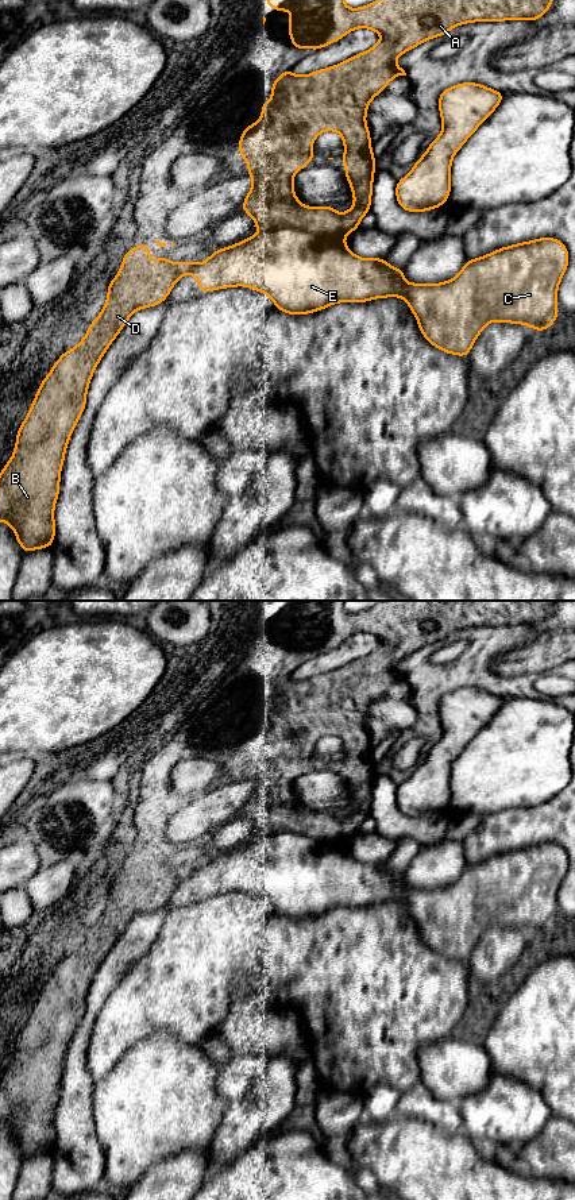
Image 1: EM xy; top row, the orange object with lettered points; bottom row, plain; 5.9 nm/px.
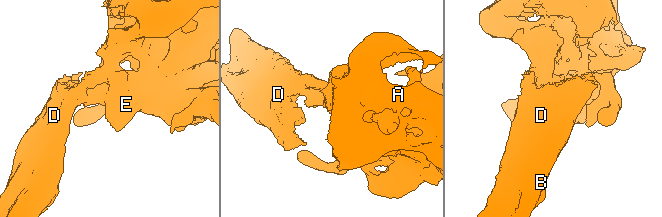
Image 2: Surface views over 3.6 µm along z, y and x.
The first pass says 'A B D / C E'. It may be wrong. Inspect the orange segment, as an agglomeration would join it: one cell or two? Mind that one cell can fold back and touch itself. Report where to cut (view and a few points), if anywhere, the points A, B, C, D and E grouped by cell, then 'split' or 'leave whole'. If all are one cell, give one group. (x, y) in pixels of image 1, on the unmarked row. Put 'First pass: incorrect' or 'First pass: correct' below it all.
xy (262, 834), (297, 833), (340, 844) | A B D / C E | split
First pass: correct

